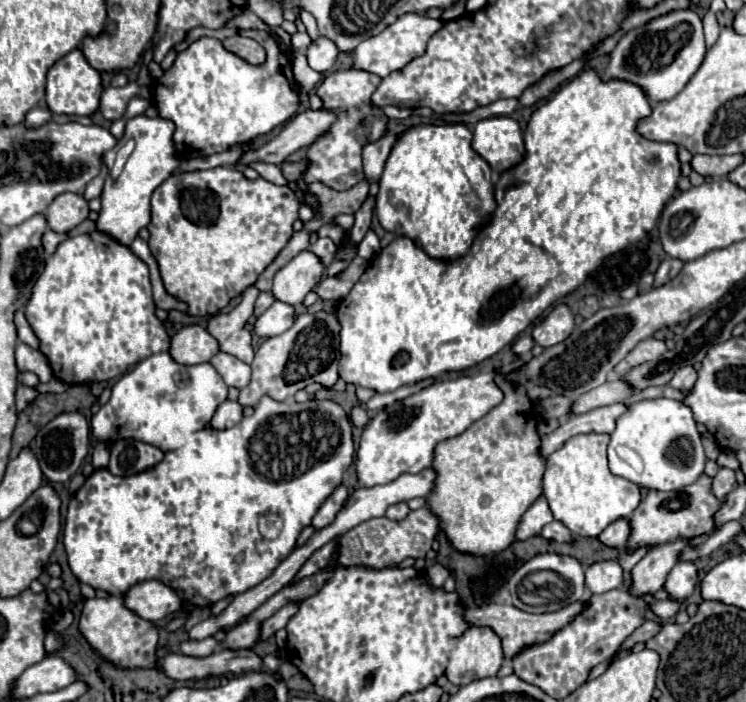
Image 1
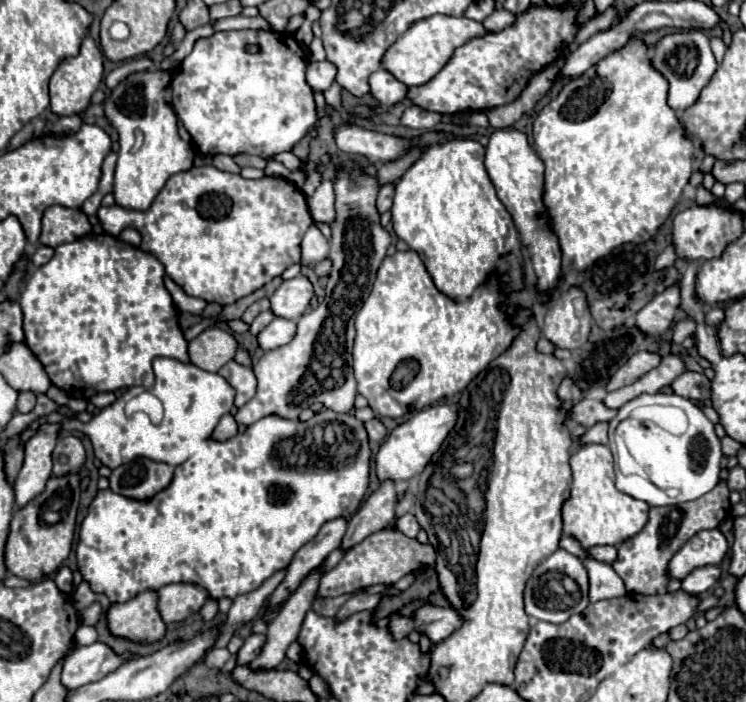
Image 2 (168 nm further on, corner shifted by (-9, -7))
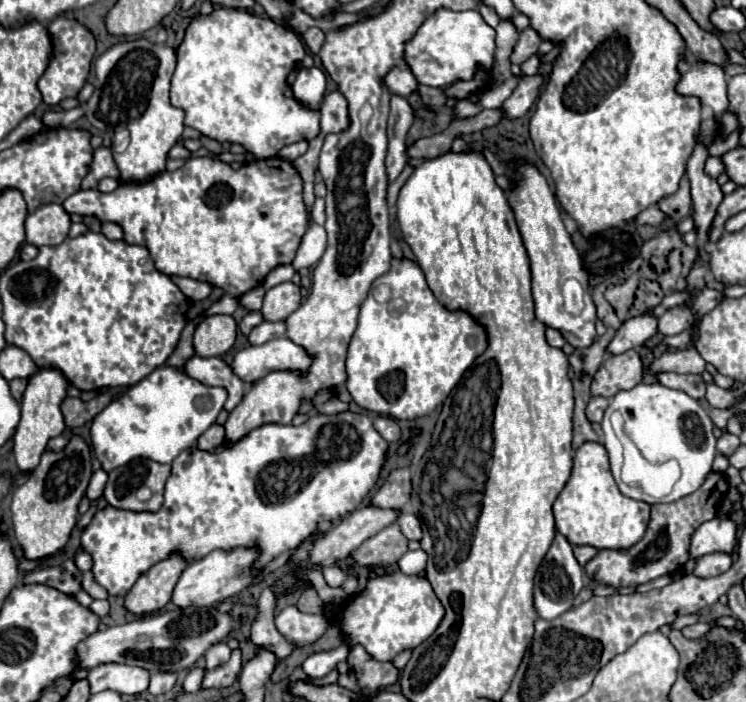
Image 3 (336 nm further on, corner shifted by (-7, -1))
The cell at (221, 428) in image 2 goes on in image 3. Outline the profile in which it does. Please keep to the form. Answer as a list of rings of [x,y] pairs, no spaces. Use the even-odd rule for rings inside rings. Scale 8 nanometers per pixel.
[[[215,422],[215,424],[211,424],[211,428],[207,428],[207,430],[199,436],[197,446],[199,446],[201,450],[215,450],[223,440],[225,440],[225,428]]]

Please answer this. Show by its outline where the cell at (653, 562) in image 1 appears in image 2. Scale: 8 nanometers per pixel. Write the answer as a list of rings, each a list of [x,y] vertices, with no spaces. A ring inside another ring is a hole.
[[[703,530],[695,534],[669,562],[671,578],[685,578],[691,570],[707,566],[707,564],[721,564],[729,550],[727,538],[721,530]]]

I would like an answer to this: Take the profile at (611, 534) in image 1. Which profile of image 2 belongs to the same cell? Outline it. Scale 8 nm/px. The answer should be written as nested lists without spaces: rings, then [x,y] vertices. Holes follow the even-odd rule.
[[[593,546],[587,550],[587,556],[605,564],[611,564],[613,558],[617,558],[617,548],[615,546]]]

